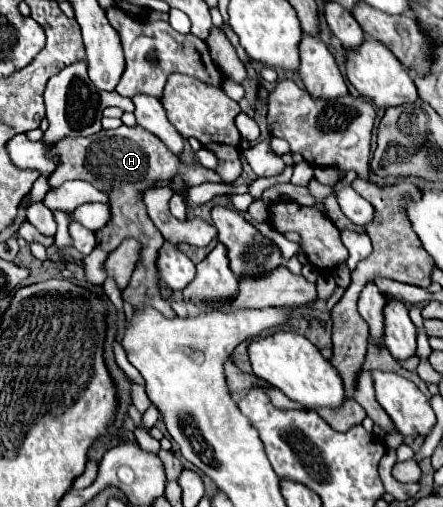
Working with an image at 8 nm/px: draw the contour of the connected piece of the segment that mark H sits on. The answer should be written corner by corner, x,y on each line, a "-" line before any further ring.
121,125
119,129
107,129
99,131
89,137
71,137
71,139
61,139
51,147
49,151
53,157
59,159
55,171
49,175
49,187
57,189
61,187
67,179
85,179
109,197
109,211
111,217
107,225
99,231
95,231
97,237
97,247
105,249
111,253
121,245
121,239
137,239
141,245
139,251
139,261
133,271
129,287
123,291
125,303
129,303
133,309
145,309
153,307
159,313
173,317
175,311
171,309
171,303
165,301
159,295
159,279
155,279
155,255
159,247
163,245
163,235
155,227
155,223
147,215
147,207
143,203
143,191
149,187
155,187
157,181
163,179
173,179
176,175
186,176
186,183
190,186
198,186
205,182
222,183
221,177
212,169
207,169
201,165
186,165
179,161
167,147
145,131
143,127
125,127

